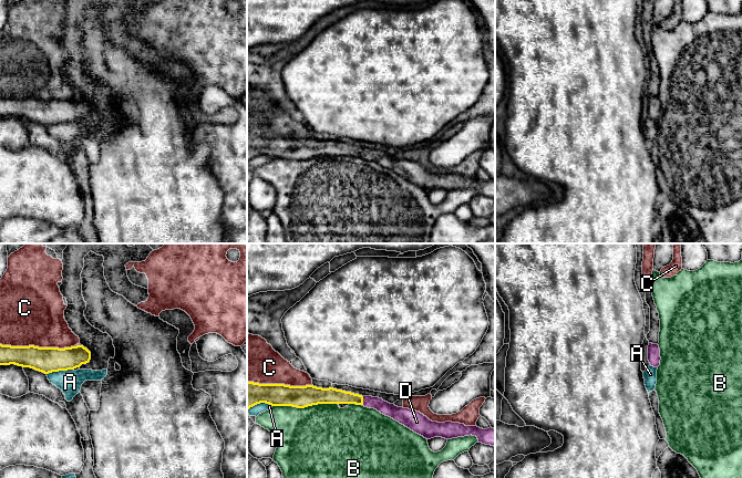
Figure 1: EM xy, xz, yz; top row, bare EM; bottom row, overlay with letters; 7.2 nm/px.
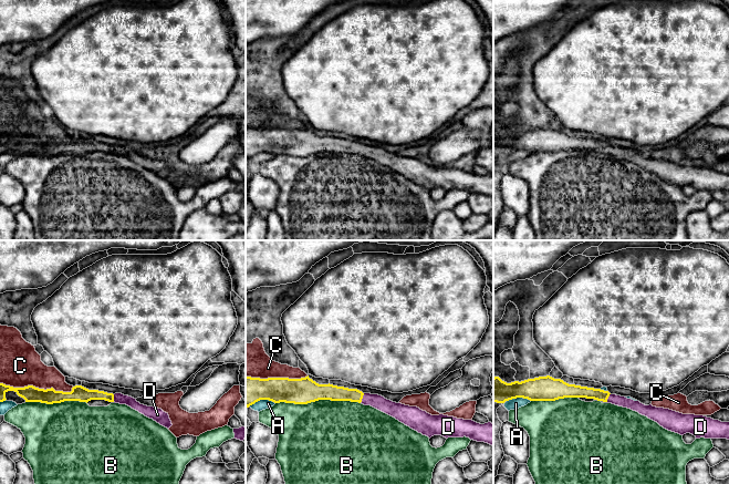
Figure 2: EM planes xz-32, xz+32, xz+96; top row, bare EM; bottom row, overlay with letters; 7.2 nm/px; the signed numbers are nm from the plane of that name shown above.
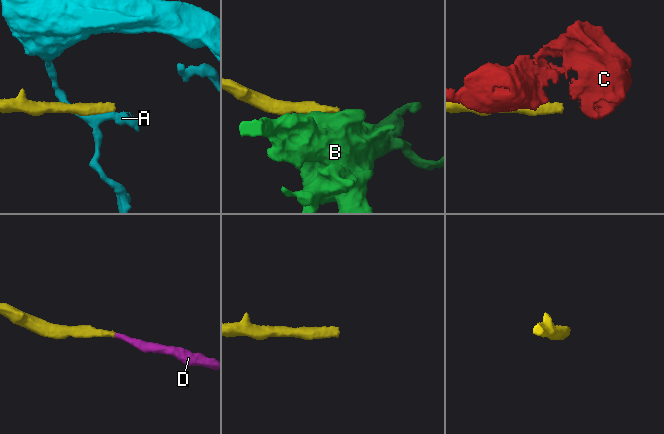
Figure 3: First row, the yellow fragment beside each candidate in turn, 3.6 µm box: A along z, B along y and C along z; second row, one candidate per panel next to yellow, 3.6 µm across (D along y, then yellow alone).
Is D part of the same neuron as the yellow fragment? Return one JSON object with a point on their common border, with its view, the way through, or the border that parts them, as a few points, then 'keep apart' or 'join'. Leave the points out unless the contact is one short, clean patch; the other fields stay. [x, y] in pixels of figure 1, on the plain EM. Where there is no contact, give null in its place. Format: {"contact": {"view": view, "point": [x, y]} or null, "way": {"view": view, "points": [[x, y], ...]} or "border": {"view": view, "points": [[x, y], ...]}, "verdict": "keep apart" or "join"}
{"contact": {"view": "xz", "point": [362, 153]}, "way": {"view": "xz", "points": [[330, 147], [362, 153], [374, 154], [389, 162]]}, "verdict": "join"}

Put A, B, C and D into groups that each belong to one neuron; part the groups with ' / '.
A / B / C / D

